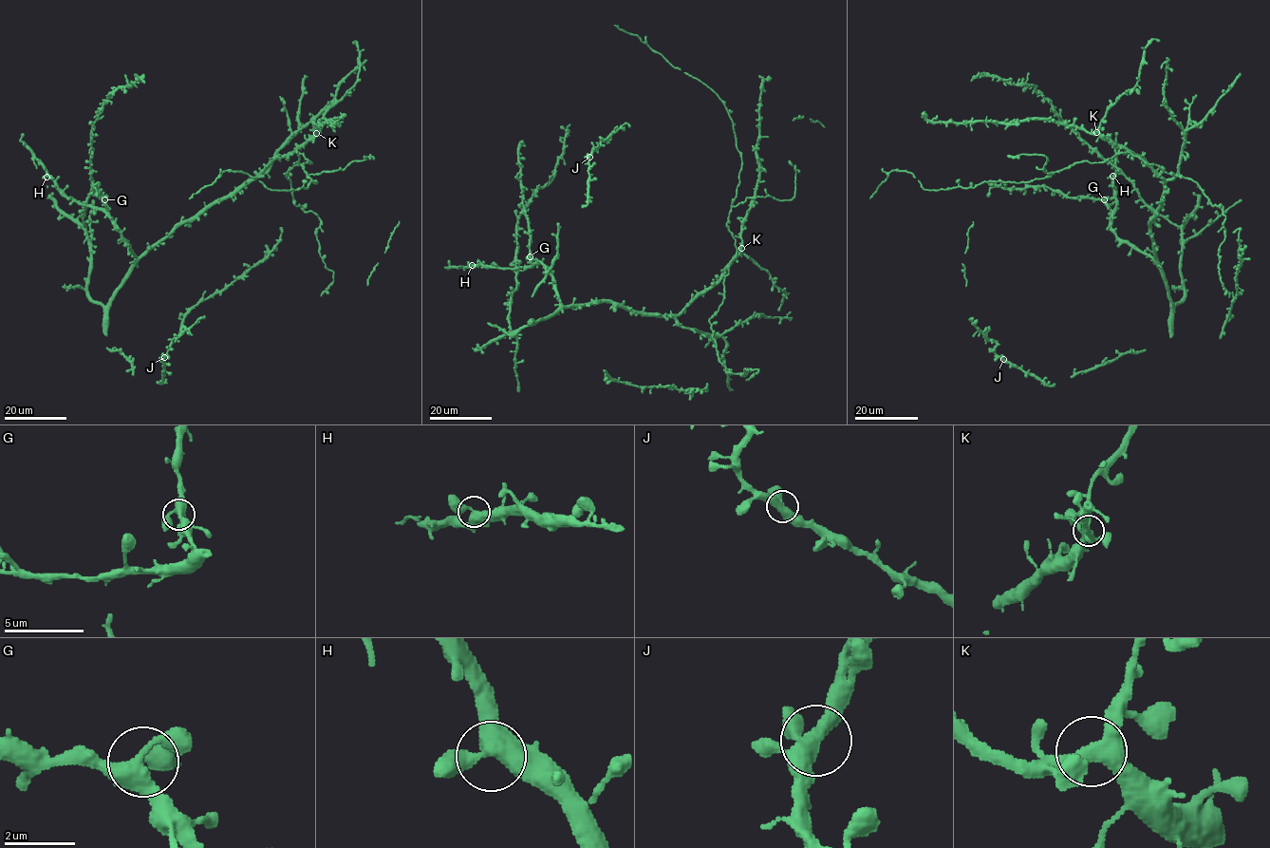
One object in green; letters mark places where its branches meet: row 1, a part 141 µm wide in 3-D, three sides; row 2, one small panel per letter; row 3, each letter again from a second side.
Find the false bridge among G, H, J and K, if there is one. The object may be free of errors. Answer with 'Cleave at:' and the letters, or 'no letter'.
Cleave at: no letter

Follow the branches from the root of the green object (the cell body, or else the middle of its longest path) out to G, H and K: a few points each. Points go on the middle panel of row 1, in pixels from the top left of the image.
G: (613, 302), (592, 301), (563, 306), (552, 274), (541, 262), (533, 264), (530, 256)
H: (613, 302), (592, 301), (563, 306), (552, 274), (541, 262), (514, 269), (472, 265)
K: (613, 302), (642, 312), (677, 315), (719, 278), (722, 270), (741, 249)

